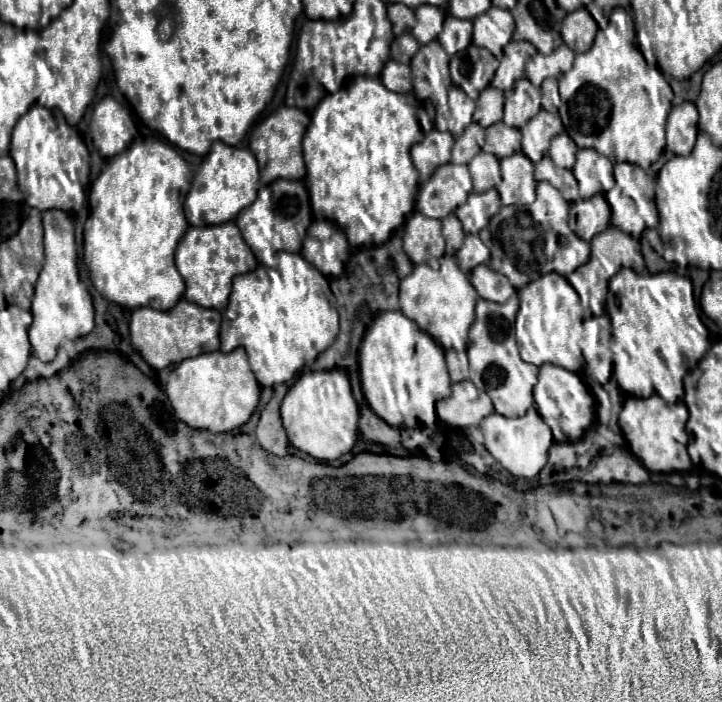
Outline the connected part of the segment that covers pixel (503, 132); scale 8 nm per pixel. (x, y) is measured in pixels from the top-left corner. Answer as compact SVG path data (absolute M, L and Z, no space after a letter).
M497 122L485 128L485 152L491 152L497 158L505 158L521 150L521 132L517 128L509 128L503 122Z

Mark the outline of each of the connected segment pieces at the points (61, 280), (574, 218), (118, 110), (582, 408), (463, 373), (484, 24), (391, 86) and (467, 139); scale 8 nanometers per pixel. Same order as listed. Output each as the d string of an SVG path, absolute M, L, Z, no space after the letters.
M63 210L43 212L45 228L45 264L35 284L35 298L31 306L33 324L29 328L29 340L33 356L43 362L51 362L57 354L59 342L65 338L77 340L93 330L93 300L79 276L77 246L73 234L73 222Z
M595 194L587 200L577 200L571 204L569 226L579 238L591 242L593 236L601 234L609 226L611 210L603 194Z
M105 96L93 110L89 132L101 156L111 158L123 152L138 133L127 107Z
M584 357L583 366L577 372L569 372L553 364L543 364L539 368L538 382L533 388L535 408L541 414L541 418L549 424L556 442L575 442L593 424L593 396L579 377L579 373L585 373L584 368Z
M445 350L445 358L447 358L447 368L449 368L451 382L467 380L467 370L465 370L463 362L459 360L459 354L455 350Z
M491 6L485 14L473 20L473 44L487 48L493 54L501 54L503 46L511 40L515 30L509 10Z
M389 60L385 64L385 68L381 70L379 78L385 84L385 88L391 90L391 92L411 92L411 88L413 88L409 64Z
M468 127L464 131L462 136L459 136L455 140L455 146L453 146L453 156L451 156L451 162L457 162L457 164L467 164L475 154L481 152L481 148L477 146L477 142L473 139L472 133L468 132Z

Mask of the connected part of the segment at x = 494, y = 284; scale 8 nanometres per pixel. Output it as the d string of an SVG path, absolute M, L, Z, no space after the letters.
M487 264L475 266L471 270L471 284L481 298L491 302L507 302L515 294L515 288L507 280L507 276L491 270Z

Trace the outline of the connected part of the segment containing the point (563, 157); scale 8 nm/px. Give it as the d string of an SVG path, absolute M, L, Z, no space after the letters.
M567 132L557 134L557 138L553 138L551 148L549 148L549 156L553 158L555 166L561 168L571 168L575 164L575 154L577 154L577 146L575 142L569 138Z

